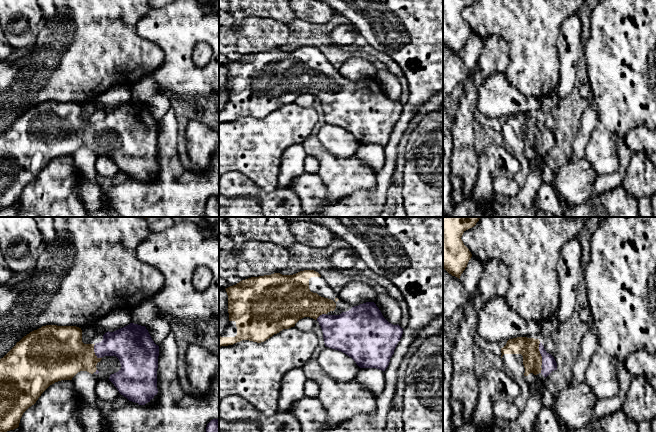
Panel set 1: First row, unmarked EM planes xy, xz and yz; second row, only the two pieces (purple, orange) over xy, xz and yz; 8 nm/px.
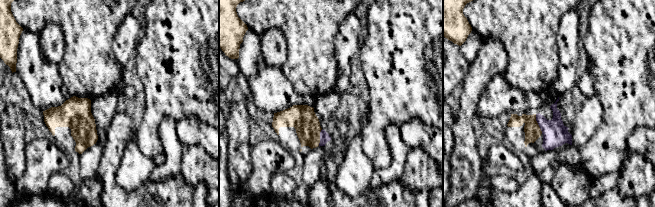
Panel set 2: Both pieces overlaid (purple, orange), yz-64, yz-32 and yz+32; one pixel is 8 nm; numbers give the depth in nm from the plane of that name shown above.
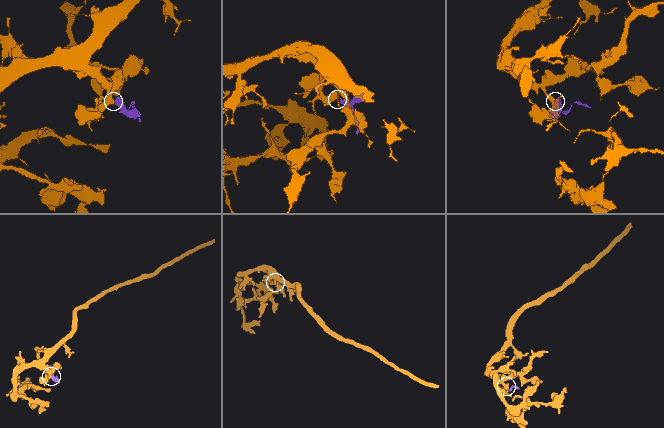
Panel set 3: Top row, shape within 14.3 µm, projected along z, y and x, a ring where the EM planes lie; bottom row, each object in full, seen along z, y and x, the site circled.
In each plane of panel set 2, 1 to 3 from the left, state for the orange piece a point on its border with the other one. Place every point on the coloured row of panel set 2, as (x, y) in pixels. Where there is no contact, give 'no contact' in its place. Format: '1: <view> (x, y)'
1: no contact
2: yz-32 (320, 137)
3: yz+32 (538, 124)

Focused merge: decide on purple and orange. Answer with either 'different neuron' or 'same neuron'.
same neuron

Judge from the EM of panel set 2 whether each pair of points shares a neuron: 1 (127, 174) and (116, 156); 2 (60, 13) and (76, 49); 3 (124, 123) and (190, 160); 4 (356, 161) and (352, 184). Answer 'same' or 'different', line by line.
1: different
2: same
3: different
4: same

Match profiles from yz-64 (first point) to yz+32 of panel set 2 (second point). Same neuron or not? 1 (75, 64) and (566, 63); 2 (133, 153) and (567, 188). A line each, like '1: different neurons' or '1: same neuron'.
1: different neurons
2: same neuron

